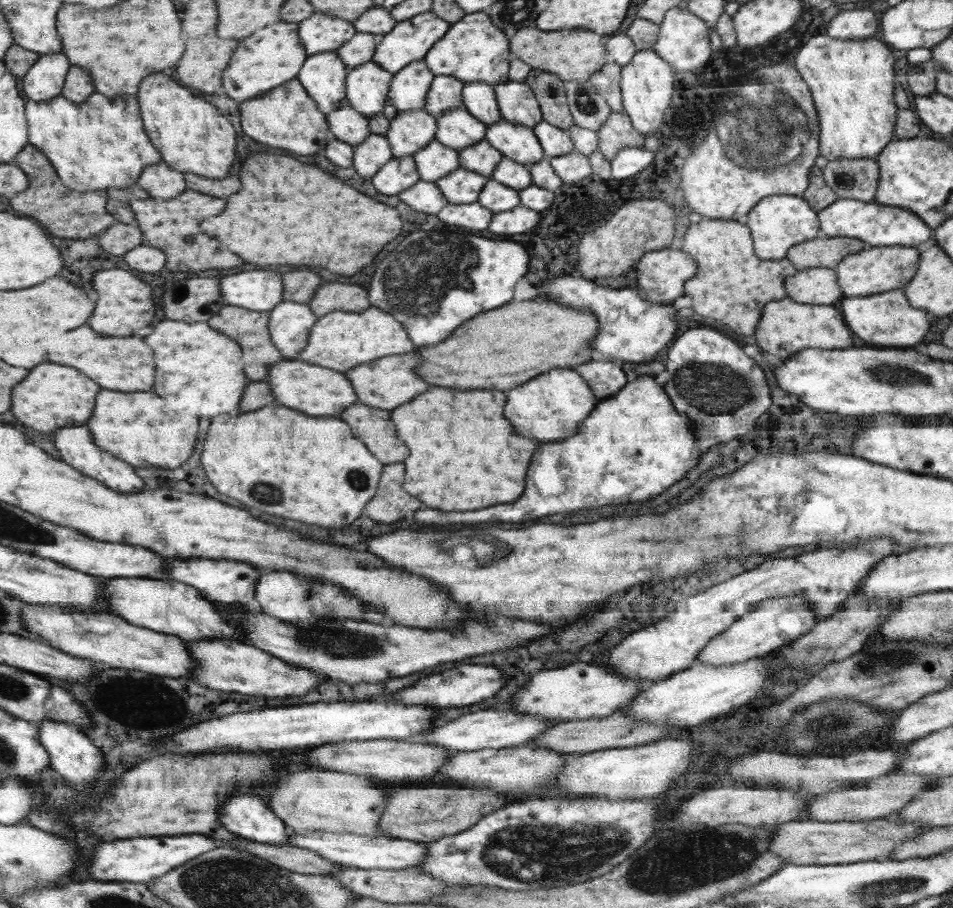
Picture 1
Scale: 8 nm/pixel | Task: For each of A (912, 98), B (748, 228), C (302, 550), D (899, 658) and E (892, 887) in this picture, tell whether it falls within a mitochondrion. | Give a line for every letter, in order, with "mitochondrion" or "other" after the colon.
A: other
B: other
C: other
D: mitochondrion
E: mitochondrion

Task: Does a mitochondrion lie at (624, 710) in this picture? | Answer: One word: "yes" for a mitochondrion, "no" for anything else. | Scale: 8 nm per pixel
no

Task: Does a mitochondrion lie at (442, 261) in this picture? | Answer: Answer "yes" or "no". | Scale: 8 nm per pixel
yes

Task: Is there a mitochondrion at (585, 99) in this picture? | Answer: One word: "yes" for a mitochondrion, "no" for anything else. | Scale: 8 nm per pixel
yes

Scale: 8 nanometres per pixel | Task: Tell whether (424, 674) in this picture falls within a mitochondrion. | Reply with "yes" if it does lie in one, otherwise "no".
no

